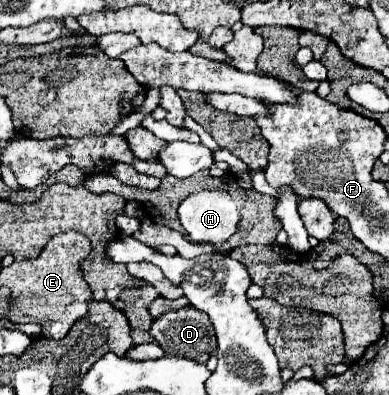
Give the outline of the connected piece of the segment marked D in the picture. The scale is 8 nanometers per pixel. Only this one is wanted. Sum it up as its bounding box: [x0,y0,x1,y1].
[150,307,216,363]

